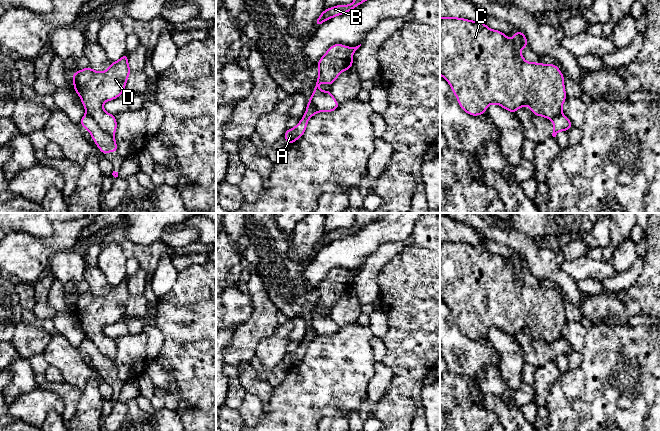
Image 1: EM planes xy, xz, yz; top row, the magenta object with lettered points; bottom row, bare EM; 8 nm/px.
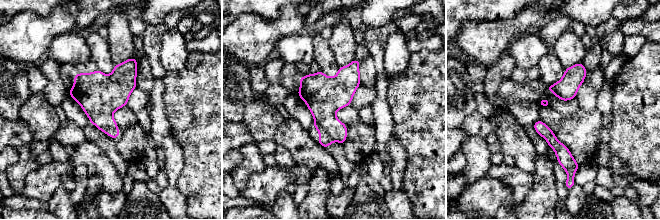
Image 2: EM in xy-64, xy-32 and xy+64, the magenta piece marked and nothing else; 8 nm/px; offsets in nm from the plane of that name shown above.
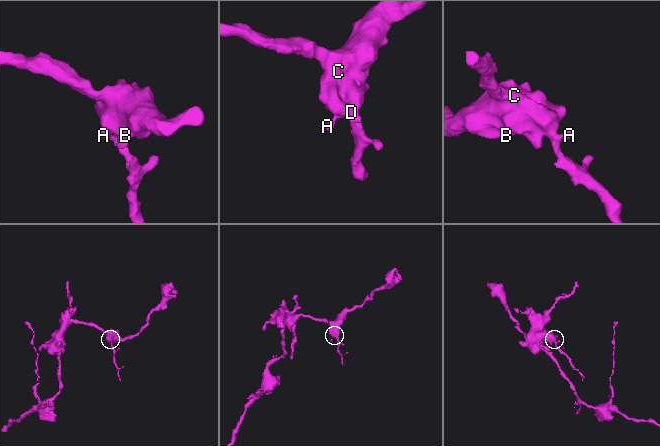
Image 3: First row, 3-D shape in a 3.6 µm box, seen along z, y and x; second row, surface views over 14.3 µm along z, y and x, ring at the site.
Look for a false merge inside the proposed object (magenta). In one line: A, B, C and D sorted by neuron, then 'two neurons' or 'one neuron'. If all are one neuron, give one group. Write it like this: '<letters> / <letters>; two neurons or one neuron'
A / B C D; two neurons

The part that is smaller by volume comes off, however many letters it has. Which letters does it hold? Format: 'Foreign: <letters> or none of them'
Foreign: A

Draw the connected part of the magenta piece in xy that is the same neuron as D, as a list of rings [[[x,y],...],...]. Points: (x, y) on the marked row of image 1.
[[[125,54],[118,61],[111,62],[109,68],[105,71],[98,72],[90,67],[86,67],[72,74],[73,89],[79,95],[86,114],[91,116],[103,131],[113,136],[116,132],[117,121],[114,115],[104,110],[103,104],[123,94],[130,73],[128,54]]]

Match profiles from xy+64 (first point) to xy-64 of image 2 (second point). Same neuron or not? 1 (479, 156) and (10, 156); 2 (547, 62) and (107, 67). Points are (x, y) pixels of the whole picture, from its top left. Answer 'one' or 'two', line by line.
1: two
2: one

